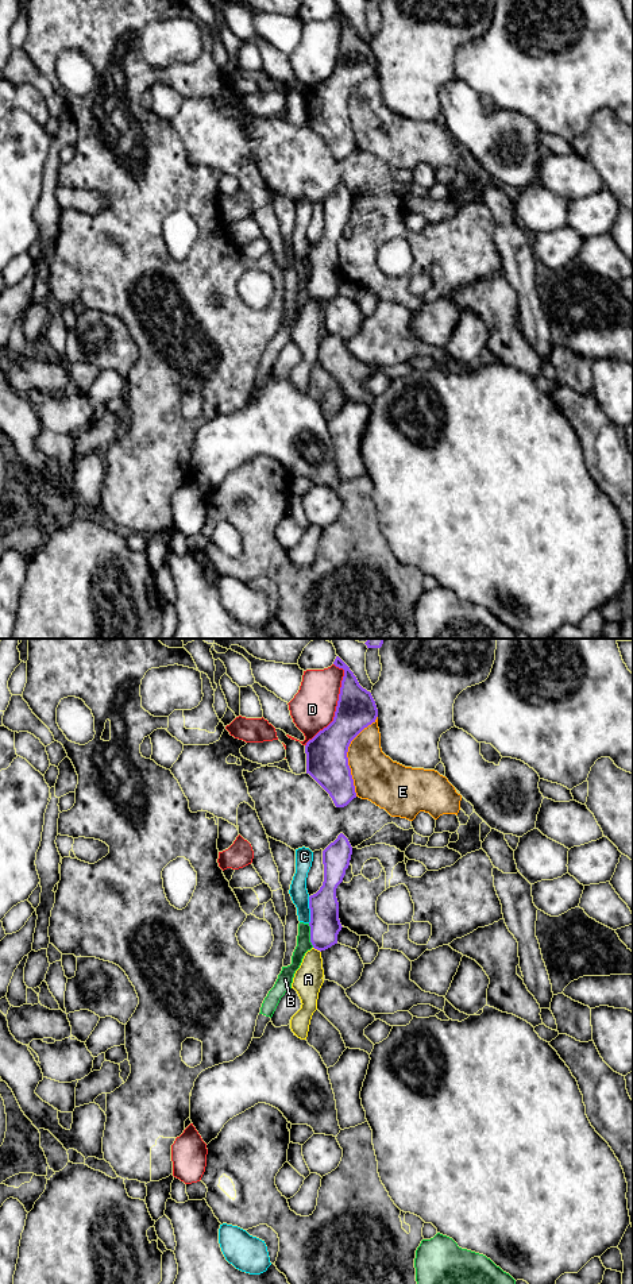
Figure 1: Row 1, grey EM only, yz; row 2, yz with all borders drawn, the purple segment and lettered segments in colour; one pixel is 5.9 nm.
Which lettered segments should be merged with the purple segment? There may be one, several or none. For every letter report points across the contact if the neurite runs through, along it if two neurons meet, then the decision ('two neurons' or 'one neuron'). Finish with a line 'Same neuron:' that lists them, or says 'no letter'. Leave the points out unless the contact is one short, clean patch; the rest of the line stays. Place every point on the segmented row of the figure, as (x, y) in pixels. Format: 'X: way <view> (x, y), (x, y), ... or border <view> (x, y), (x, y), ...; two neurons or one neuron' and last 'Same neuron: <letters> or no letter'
A: way yz (324, 924), (324, 933), (317, 949), (312, 957), (308, 979); one neuron
B: two neurons
C: two neurons
D: two neurons
E: two neurons
Same neuron: A

